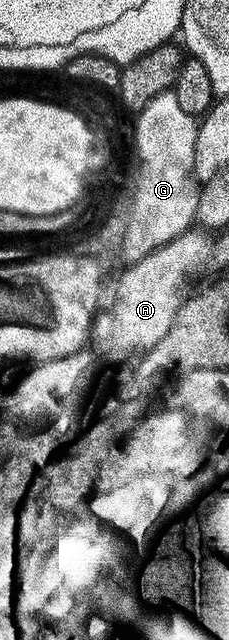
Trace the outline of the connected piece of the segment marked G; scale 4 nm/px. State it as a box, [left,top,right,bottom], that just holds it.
[120,95,200,259]

